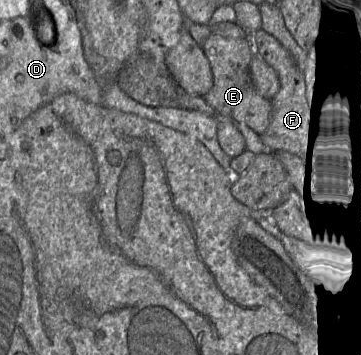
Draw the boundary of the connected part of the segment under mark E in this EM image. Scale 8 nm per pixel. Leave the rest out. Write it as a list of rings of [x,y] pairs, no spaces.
[[[211,30],[211,34],[202,44],[202,50],[213,73],[213,86],[204,96],[205,102],[219,114],[217,116],[244,123],[257,135],[263,135],[270,124],[273,105],[253,85],[250,75],[250,63],[254,54],[252,42],[248,38],[231,38]]]

